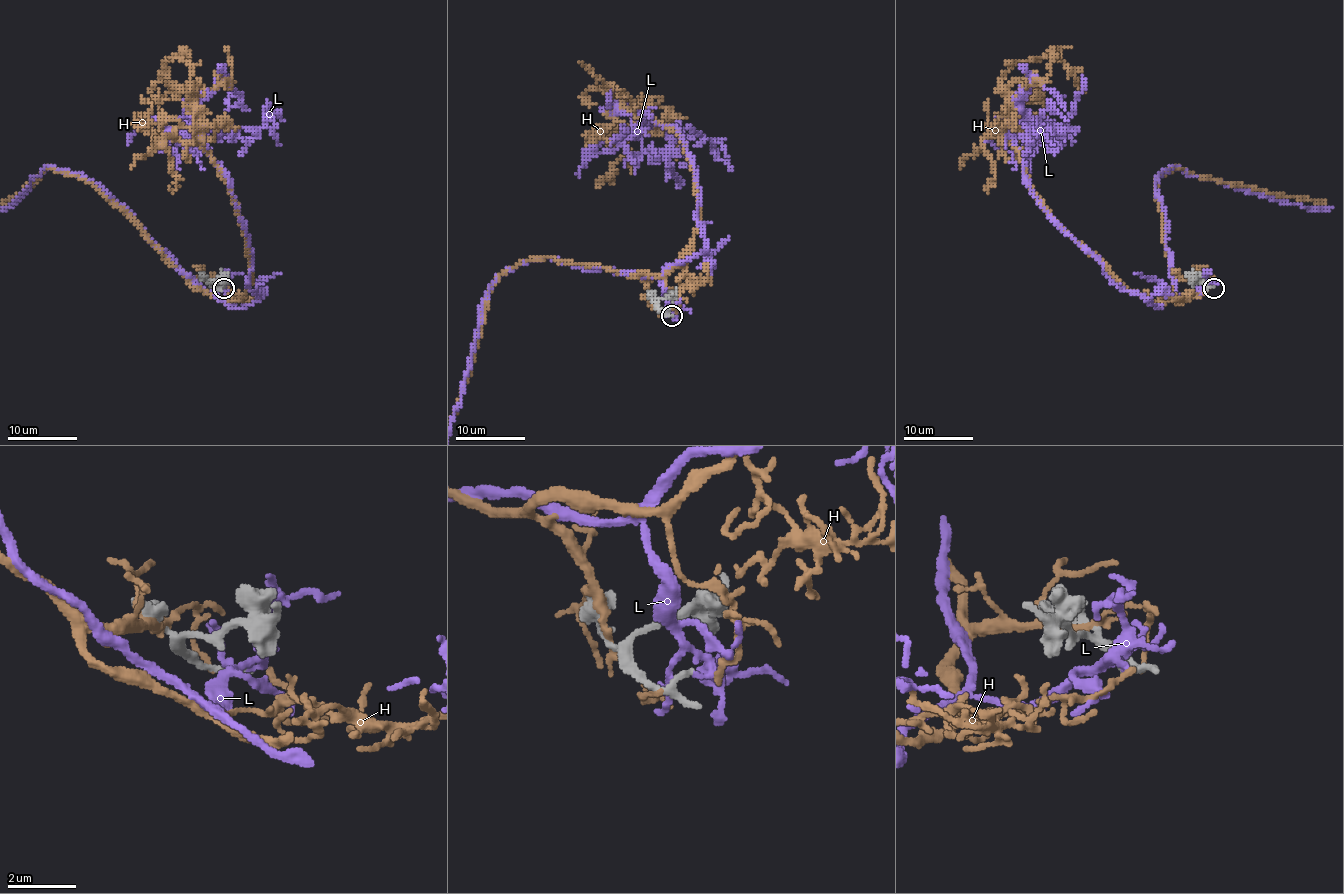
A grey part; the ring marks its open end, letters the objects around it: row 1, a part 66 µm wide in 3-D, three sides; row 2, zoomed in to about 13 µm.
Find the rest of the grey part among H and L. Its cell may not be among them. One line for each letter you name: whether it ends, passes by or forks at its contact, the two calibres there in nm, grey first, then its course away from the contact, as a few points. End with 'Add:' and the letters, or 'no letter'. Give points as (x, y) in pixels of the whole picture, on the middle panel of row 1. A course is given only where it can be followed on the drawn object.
Add: no letter

